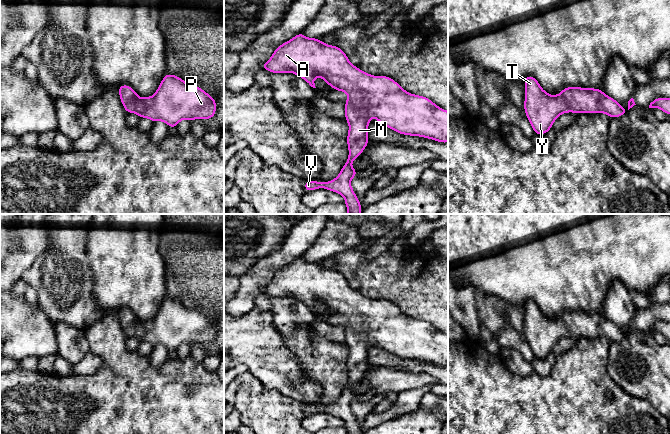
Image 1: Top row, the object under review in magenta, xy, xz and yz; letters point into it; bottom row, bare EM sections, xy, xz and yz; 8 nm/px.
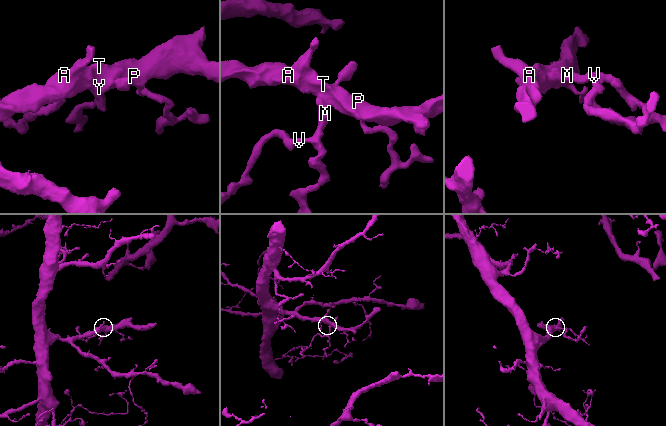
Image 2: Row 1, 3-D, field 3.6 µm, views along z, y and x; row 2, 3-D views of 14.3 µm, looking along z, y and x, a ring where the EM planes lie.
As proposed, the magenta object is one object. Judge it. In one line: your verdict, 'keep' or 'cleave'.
keep

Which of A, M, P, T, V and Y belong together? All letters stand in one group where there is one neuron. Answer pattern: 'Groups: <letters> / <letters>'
Groups: A M P T V Y

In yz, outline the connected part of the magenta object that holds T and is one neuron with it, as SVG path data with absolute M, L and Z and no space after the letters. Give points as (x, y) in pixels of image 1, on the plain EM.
M528 299L524 303L525 324L524 335L534 354L535 358L544 359L551 352L555 344L564 337L604 337L610 342L621 341L628 336L635 328L634 323L628 325L628 333L622 332L621 327L617 326L610 320L607 320L601 313L582 312L582 311L565 311L559 319L549 319L542 313L535 301Z

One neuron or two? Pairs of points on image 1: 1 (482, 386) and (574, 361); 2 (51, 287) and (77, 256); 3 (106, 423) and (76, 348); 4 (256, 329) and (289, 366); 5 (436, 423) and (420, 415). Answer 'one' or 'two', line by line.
1: one
2: one
3: two
4: one
5: one

